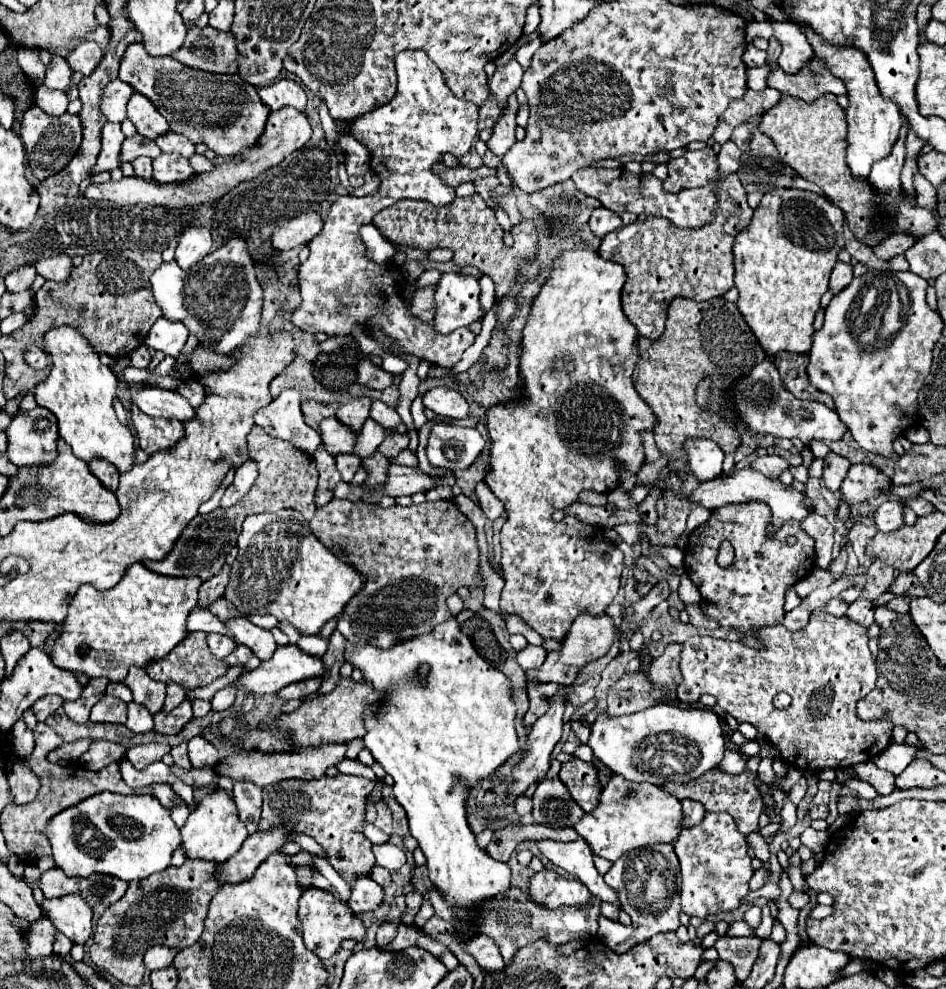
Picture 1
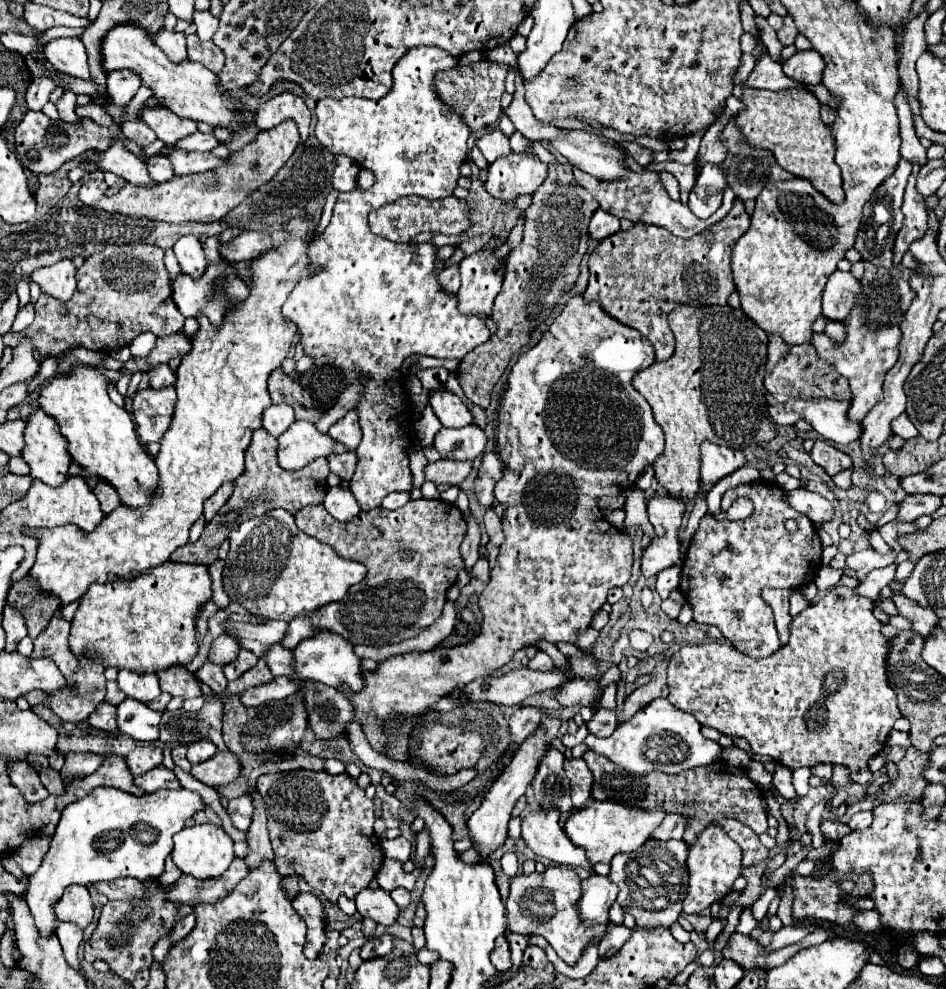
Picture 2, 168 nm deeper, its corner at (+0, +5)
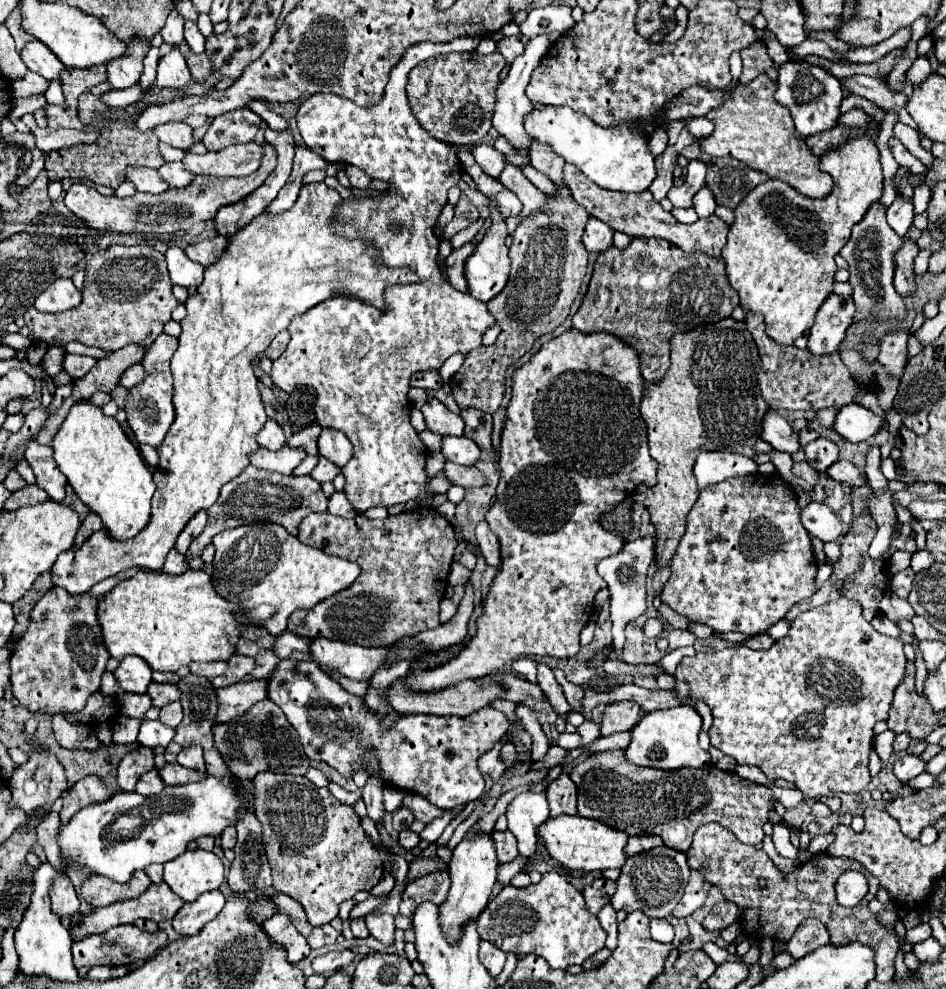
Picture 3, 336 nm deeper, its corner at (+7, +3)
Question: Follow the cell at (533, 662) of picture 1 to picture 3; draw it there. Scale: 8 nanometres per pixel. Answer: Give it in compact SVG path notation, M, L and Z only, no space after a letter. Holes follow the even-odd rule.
M539 663L537 665L537 683L543 689L543 693L547 695L547 699L551 701L553 709L557 711L557 715L559 717L565 717L571 709L569 709L569 703L563 697L563 691L561 691L559 683L555 681L553 669L549 665L545 665L545 663Z

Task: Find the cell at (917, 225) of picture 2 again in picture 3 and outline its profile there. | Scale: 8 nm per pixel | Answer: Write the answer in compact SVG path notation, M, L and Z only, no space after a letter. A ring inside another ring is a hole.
M903 239L903 247L895 253L895 289L901 295L909 295L915 291L913 283L913 259L917 257L919 247L913 239Z

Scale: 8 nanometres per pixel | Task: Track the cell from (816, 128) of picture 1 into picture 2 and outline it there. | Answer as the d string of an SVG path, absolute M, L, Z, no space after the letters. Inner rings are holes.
M796 87L784 91L744 89L740 101L744 103L744 109L736 113L736 127L742 131L750 147L768 149L782 169L808 179L814 189L832 203L840 203L844 199L842 175L834 163L834 141L830 127L820 119L820 101L814 93Z

